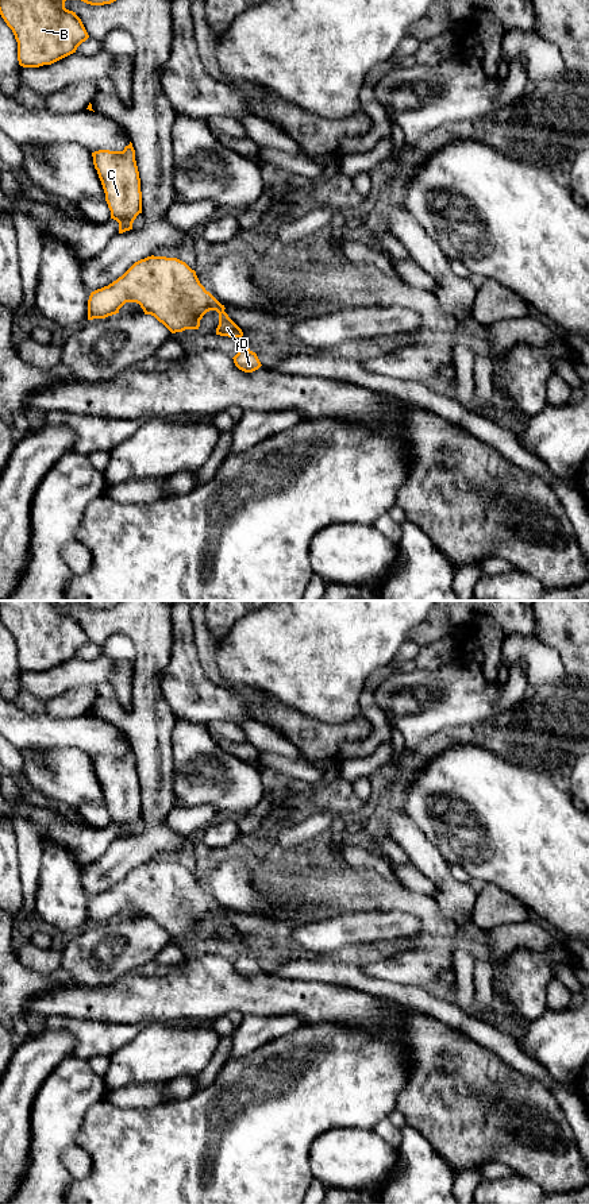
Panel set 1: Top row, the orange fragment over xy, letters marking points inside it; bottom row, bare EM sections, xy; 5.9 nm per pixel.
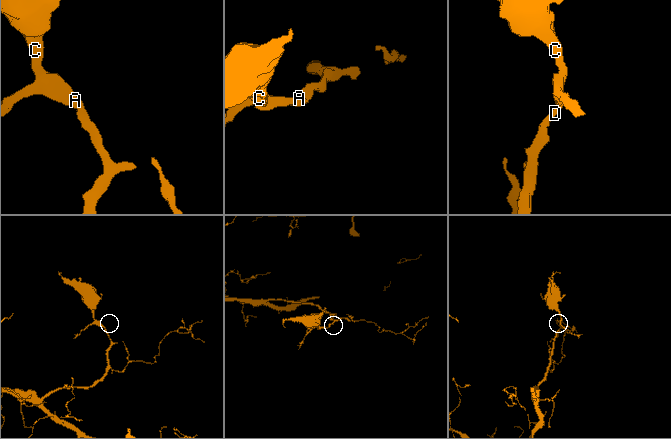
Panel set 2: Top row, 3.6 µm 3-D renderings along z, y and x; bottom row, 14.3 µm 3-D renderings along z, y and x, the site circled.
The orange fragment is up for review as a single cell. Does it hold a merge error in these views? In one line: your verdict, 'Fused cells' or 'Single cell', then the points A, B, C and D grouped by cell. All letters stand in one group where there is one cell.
Single cell. Groups: A B C D

